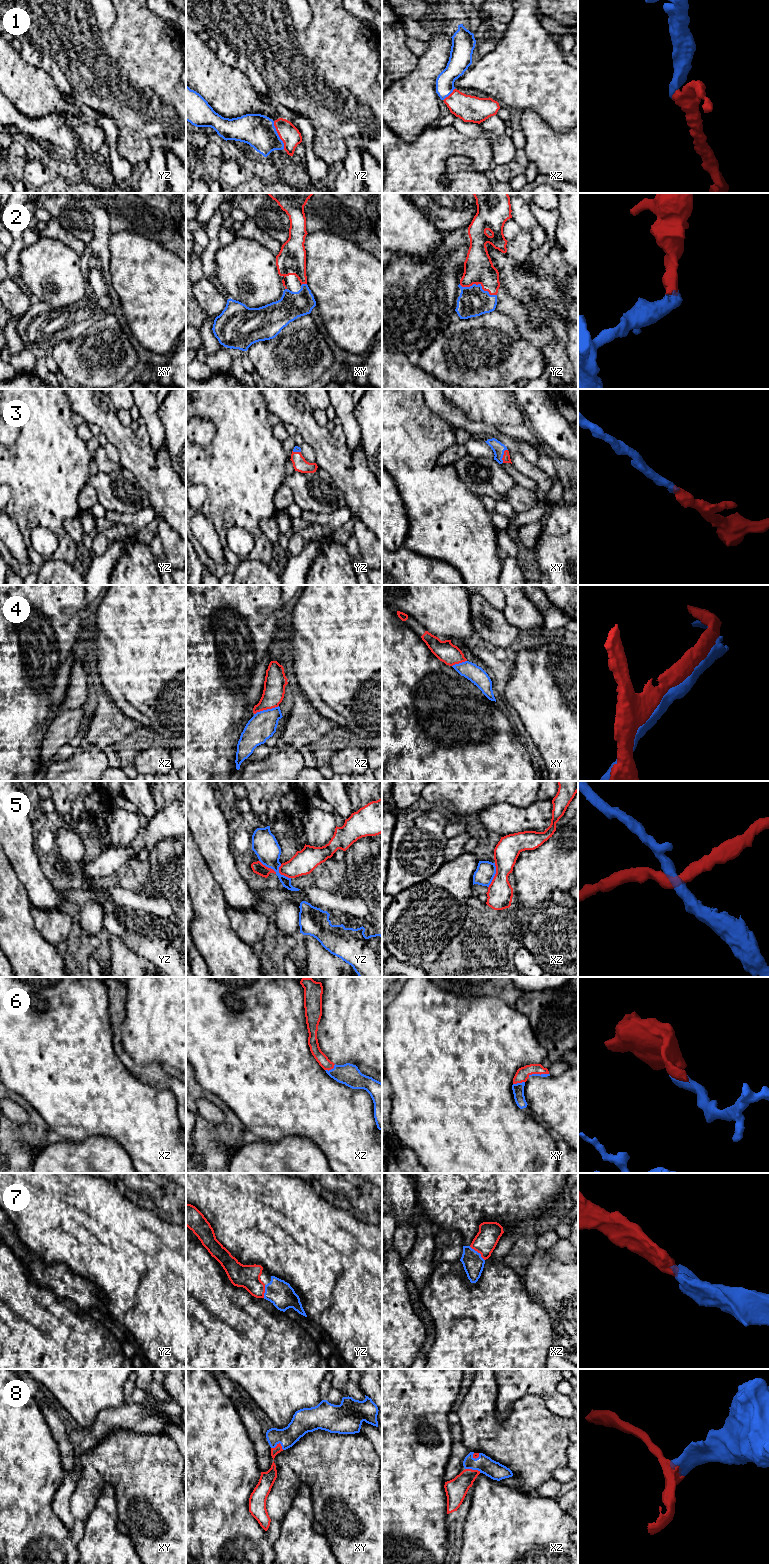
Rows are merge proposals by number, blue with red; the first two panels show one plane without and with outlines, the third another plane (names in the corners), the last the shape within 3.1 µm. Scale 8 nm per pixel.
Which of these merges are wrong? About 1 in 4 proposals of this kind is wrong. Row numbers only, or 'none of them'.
4, 5

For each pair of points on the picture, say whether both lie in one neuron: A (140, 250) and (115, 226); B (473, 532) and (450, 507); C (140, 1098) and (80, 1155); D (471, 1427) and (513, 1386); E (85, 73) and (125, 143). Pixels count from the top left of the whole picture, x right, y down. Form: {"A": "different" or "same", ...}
{"A": "different", "B": "same", "C": "different", "D": "different", "E": "same"}

